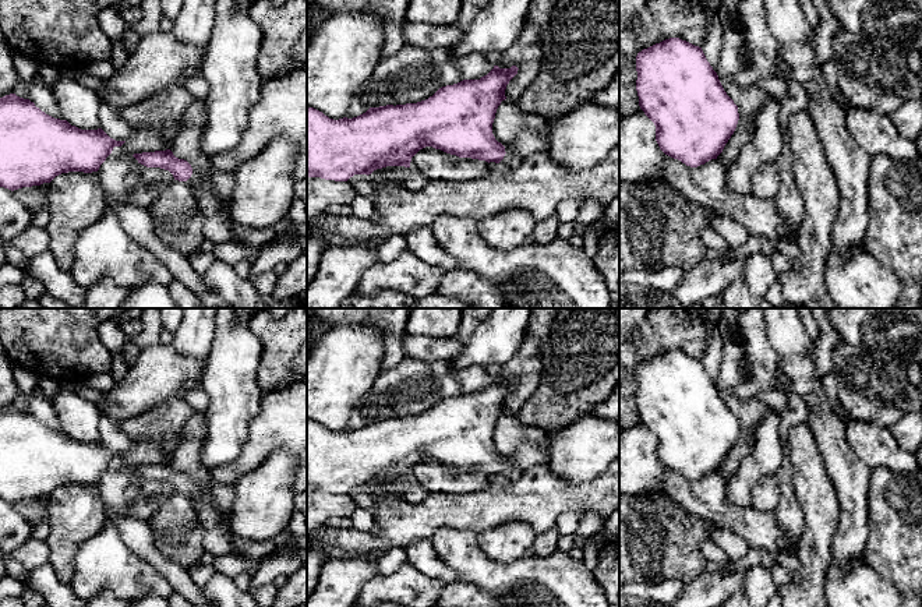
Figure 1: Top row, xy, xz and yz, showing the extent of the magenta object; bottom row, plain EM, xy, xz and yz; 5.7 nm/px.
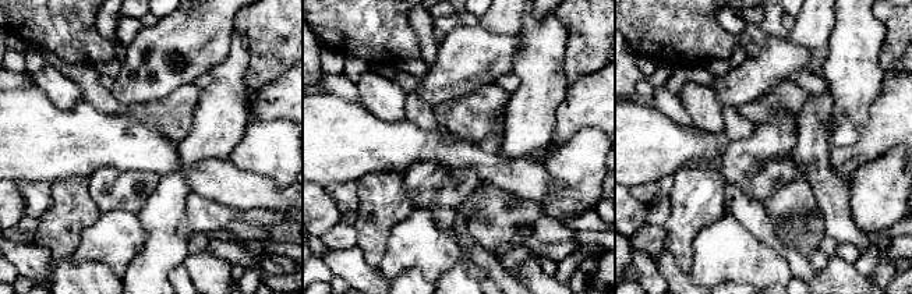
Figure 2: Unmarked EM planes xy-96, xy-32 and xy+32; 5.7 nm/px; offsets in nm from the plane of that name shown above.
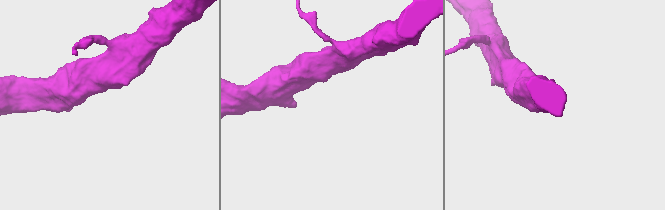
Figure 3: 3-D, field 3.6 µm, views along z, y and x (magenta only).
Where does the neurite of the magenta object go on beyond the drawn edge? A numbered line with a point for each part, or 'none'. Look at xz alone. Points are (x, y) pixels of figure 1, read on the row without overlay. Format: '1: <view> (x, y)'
1: xz (527, 455)

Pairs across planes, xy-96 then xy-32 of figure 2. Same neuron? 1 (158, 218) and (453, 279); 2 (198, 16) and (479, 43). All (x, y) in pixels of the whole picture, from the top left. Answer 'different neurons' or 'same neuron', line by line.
1: same neuron
2: same neuron

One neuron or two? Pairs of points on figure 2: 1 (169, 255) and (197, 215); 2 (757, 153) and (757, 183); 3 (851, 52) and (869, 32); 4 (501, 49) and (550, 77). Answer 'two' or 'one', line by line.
1: two
2: one
3: one
4: two

